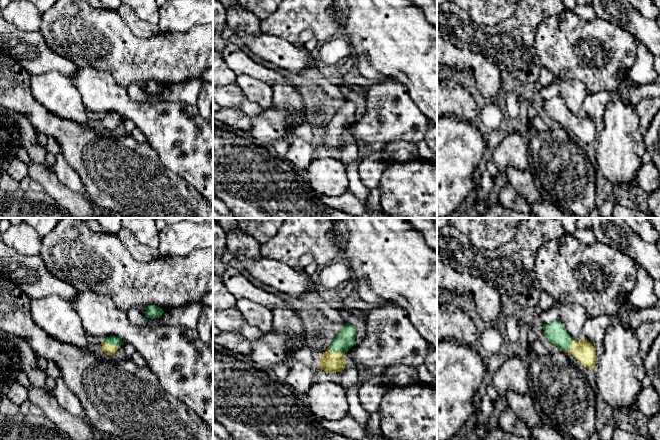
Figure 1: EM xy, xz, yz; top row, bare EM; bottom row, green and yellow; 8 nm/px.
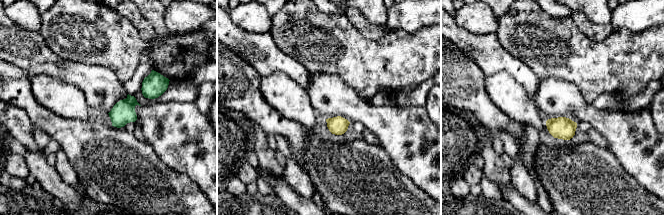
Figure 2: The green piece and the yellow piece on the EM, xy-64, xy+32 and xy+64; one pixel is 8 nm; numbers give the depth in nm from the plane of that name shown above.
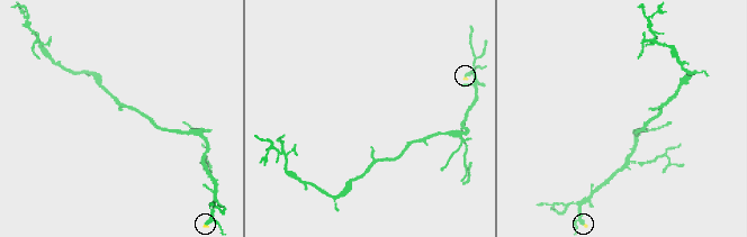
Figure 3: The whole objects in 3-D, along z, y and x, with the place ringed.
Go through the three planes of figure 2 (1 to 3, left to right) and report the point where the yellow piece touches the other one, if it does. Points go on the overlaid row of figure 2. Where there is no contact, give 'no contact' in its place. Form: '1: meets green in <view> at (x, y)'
1: no contact
2: no contact
3: no contact

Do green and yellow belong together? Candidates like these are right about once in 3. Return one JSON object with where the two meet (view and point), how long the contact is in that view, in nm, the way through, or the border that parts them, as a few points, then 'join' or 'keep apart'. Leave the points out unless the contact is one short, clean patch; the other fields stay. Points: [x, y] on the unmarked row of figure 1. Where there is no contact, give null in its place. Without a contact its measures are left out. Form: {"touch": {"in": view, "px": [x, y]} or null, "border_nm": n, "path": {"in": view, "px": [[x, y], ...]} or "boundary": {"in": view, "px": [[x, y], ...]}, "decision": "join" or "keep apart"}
{"touch": {"in": "xy", "px": [111, 120]}, "border_nm": 150, "path": {"in": "xy", "px": [[112, 116], [111, 120], [110, 126]]}, "decision": "join"}

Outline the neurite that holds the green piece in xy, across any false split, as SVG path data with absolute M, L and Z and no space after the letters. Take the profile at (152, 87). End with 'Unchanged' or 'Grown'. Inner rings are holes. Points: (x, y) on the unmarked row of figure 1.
M150 81L146 84L145 93L146 94L160 94L164 89L162 84L159 84L155 81Z. Unchanged

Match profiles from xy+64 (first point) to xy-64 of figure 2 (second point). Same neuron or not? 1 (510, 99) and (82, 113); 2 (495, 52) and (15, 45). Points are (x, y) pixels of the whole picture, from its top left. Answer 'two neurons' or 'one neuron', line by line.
1: one neuron
2: one neuron

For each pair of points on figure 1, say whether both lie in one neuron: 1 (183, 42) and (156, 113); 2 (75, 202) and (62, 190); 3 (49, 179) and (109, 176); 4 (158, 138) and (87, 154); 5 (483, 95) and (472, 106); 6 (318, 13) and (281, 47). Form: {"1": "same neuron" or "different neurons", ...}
{"1": "different neurons", "2": "same neuron", "3": "different neurons", "4": "different neurons", "5": "different neurons", "6": "different neurons"}

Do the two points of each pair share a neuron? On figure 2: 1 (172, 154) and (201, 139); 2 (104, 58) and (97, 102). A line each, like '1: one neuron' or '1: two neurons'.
1: one neuron
2: two neurons

